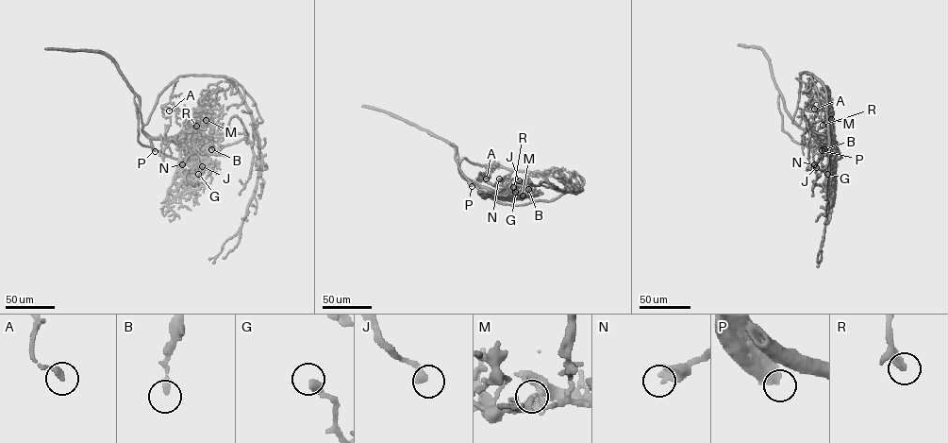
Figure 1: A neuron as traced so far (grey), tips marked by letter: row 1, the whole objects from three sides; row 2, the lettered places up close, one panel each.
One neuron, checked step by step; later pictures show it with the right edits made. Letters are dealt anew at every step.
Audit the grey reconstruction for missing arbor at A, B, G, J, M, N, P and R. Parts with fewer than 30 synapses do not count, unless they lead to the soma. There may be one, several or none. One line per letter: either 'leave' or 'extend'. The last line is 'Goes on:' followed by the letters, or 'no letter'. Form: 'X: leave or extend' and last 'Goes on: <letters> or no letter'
A: leave
B: leave
G: leave
J: leave
M: leave
N: leave
P: extend
R: leave
Goes on: P

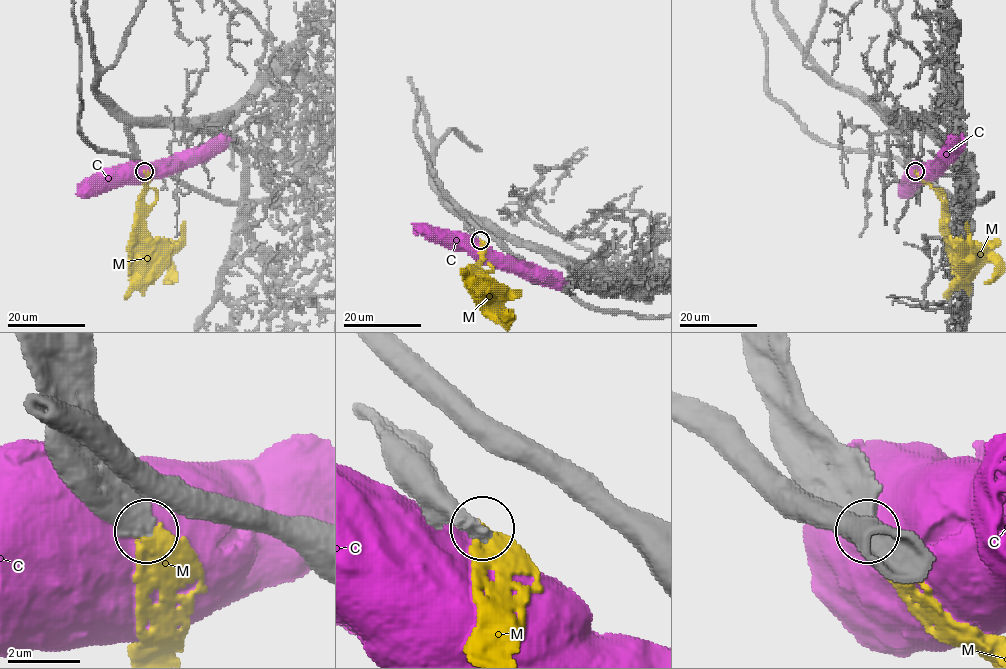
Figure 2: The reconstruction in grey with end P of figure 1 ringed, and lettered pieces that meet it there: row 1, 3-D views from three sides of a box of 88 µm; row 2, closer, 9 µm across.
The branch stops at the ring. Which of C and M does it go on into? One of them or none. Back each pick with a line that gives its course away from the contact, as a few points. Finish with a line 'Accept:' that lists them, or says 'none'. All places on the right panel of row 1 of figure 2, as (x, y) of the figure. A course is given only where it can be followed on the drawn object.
M: Its course: (915, 171), (942, 199), (947, 234), (970, 252), (969, 257)
Accept: M

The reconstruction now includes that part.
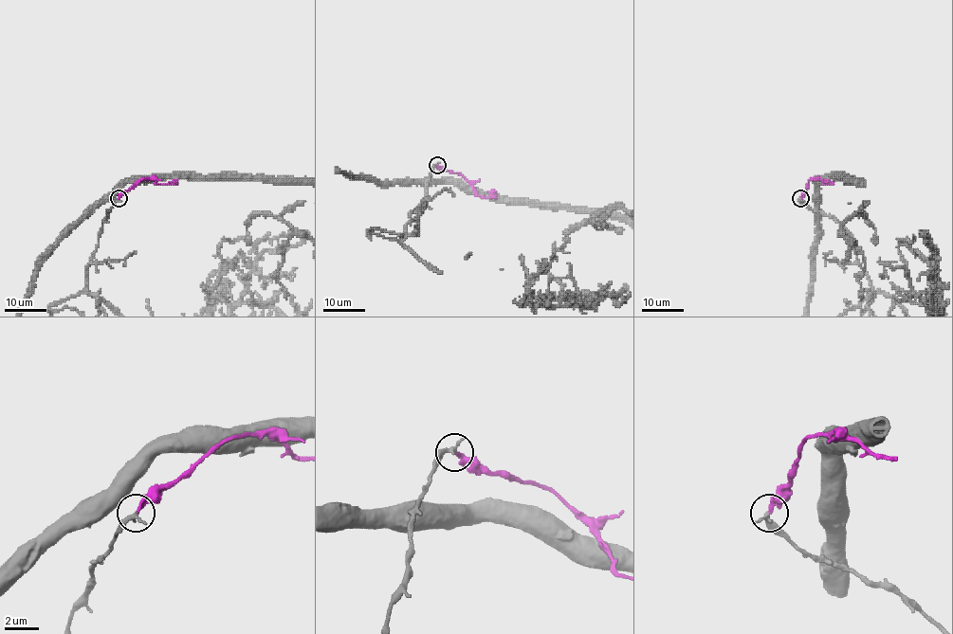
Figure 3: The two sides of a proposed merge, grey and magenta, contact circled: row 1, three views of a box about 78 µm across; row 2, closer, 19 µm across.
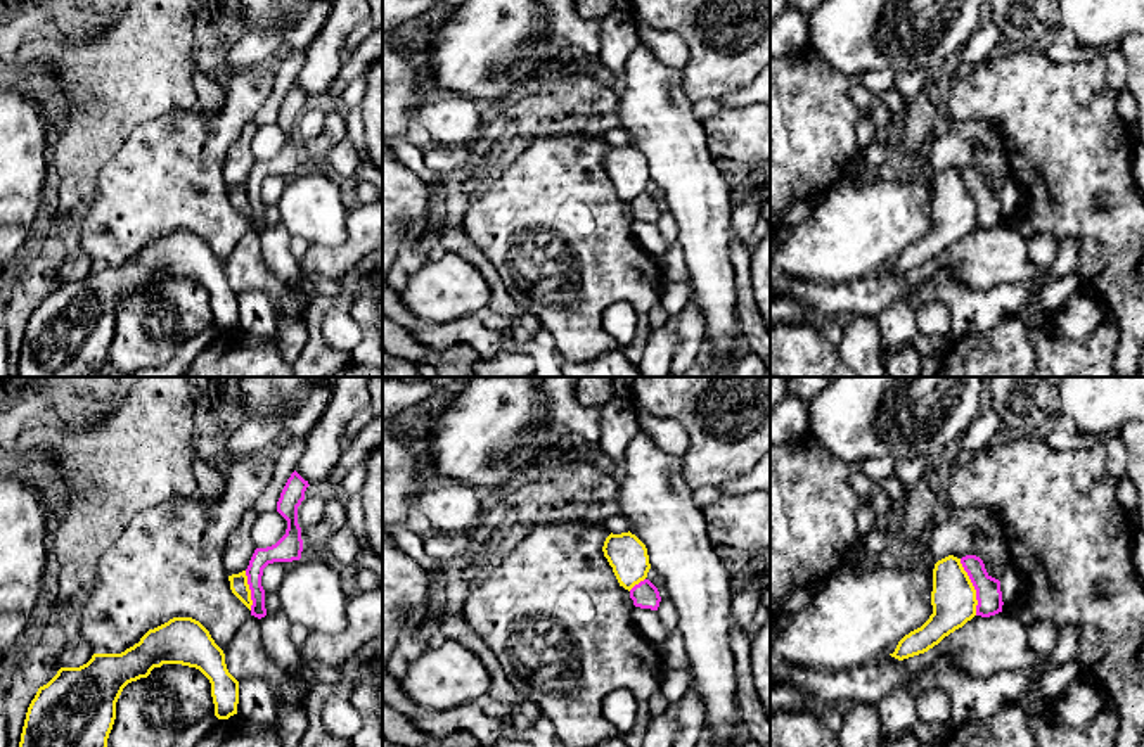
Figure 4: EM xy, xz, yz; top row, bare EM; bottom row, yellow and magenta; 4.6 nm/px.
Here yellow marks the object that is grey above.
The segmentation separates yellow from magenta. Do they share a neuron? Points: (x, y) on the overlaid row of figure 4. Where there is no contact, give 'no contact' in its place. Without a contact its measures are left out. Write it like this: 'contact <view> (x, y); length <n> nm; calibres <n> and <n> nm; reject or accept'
contact yz (973, 587); length 280 nm; calibres 220 and 120 nm; reject

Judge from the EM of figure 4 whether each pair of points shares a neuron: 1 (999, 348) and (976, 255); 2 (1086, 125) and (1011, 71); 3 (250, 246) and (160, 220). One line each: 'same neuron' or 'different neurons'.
1: different neurons
2: same neuron
3: different neurons

